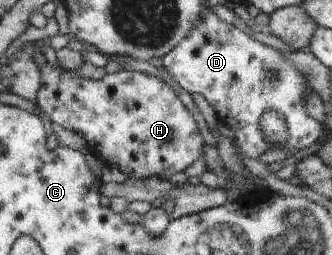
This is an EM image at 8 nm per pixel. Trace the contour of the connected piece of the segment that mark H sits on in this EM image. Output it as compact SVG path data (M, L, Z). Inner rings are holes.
M47 63L41 69L42 87L36 101L51 121L66 129L82 133L93 154L104 162L113 163L129 177L151 178L159 176L168 179L176 171L184 171L192 159L200 155L202 139L194 127L192 117L172 95L170 87L159 77L151 77L138 71L122 71L107 74L104 79L94 81L76 77L72 70L65 70Z

